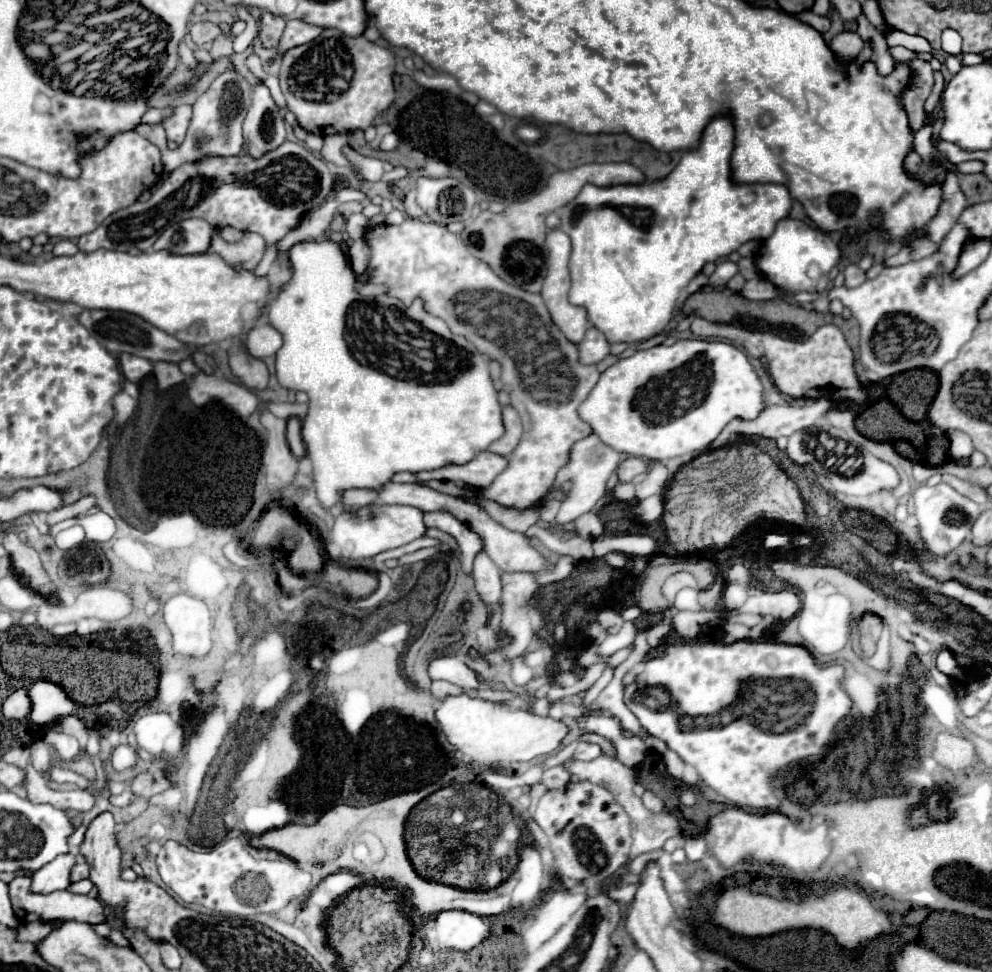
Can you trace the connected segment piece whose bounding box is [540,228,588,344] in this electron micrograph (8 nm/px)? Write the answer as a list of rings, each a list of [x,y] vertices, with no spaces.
[[[552,228],[548,230],[548,236],[546,236],[546,252],[548,252],[548,274],[546,274],[546,280],[544,280],[544,288],[542,288],[542,298],[544,298],[544,304],[554,320],[554,324],[558,324],[558,328],[562,328],[564,336],[578,344],[584,334],[586,334],[586,328],[588,328],[588,316],[586,316],[586,308],[584,306],[574,306],[568,302],[568,290],[570,290],[570,274],[568,274],[568,258],[570,258],[570,250],[572,250],[572,244],[570,244],[570,236],[566,232],[562,232],[560,228]]]

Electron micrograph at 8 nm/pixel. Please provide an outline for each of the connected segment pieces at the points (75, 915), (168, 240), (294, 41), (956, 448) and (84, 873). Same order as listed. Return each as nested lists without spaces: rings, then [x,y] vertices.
[[[16,876],[12,882],[10,882],[10,898],[12,898],[12,906],[14,906],[14,912],[18,916],[18,920],[22,924],[26,922],[34,922],[34,920],[44,920],[44,922],[50,922],[50,920],[78,920],[78,922],[88,922],[88,924],[98,924],[98,922],[104,922],[104,916],[102,916],[102,904],[100,900],[96,898],[90,898],[90,896],[82,896],[82,894],[70,894],[66,890],[62,892],[52,892],[48,896],[38,896],[38,894],[30,894],[30,876]]]
[[[188,218],[166,228],[154,242],[154,250],[182,252],[182,254],[202,254],[210,246],[214,228],[202,218]]]
[[[288,20],[286,22],[286,30],[284,30],[276,50],[278,50],[278,54],[284,54],[290,48],[308,44],[310,40],[318,38],[320,32],[322,32],[322,28],[314,28],[314,26],[306,24],[306,22],[302,22],[302,20]]]
[[[954,430],[950,432],[950,456],[954,460],[964,460],[964,458],[970,458],[972,454],[972,440],[966,432],[960,432],[960,430]]]
[[[78,856],[76,864],[74,864],[72,872],[70,872],[70,880],[72,880],[72,882],[78,882],[78,880],[82,880],[82,878],[88,878],[88,864],[86,864],[86,860],[84,860],[82,856]]]

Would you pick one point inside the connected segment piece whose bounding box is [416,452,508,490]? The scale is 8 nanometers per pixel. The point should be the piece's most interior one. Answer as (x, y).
(479, 473)

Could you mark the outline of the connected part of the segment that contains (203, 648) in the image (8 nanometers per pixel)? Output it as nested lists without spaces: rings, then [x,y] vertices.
[[[176,594],[164,606],[164,620],[174,636],[174,650],[186,658],[204,658],[212,646],[210,612],[188,594]]]

